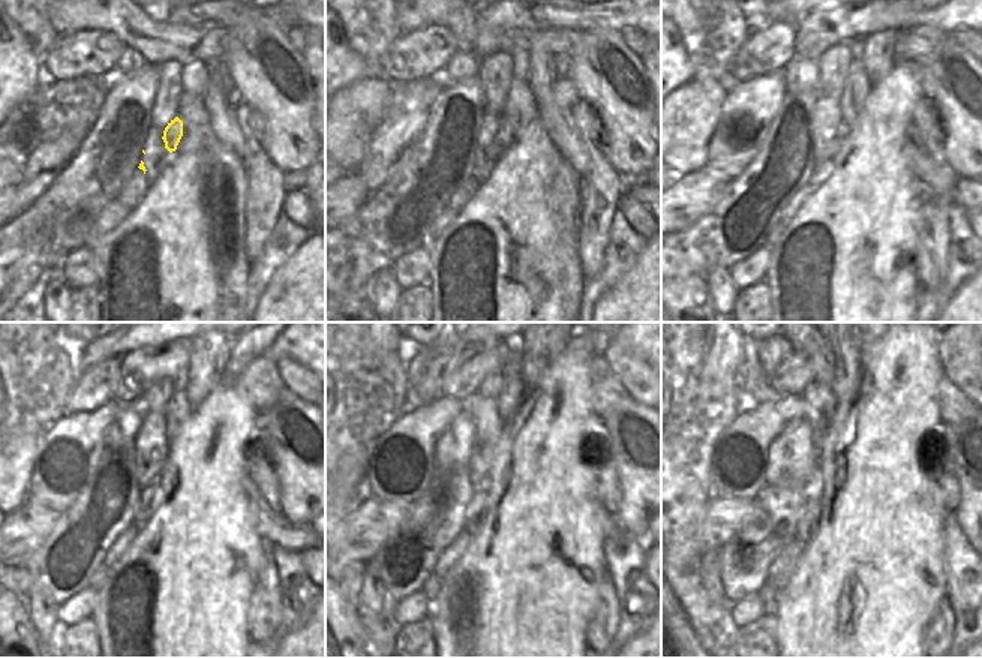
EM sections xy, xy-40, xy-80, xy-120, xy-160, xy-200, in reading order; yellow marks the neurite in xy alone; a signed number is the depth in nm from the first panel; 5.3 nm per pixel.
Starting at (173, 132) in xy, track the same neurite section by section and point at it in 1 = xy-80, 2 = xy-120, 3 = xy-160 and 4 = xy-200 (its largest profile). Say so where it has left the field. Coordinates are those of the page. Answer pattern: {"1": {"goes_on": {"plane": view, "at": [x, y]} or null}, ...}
{"1": {"goes_on": {"plane": "xy-80", "at": [823, 159]}}, "2": {"goes_on": {"plane": "xy-120", "at": [150, 498]}}, "3": {"goes_on": {"plane": "xy-160", "at": [476, 514]}}, "4": {"goes_on": {"plane": "xy-200", "at": [808, 522]}}}

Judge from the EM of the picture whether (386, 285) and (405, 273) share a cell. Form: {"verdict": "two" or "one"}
{"verdict": "two"}

